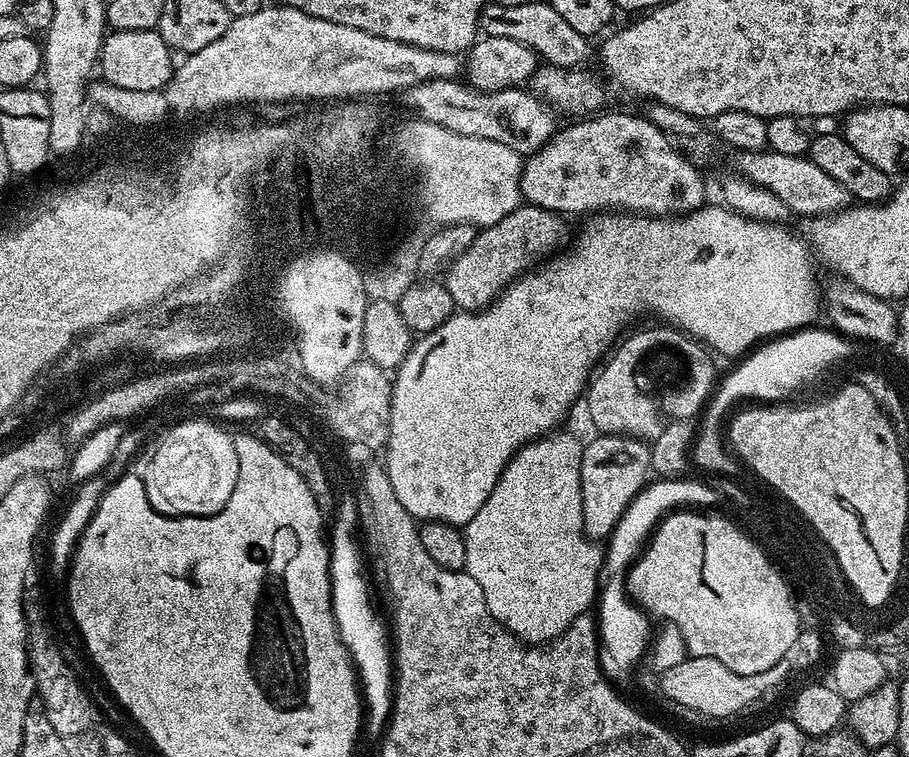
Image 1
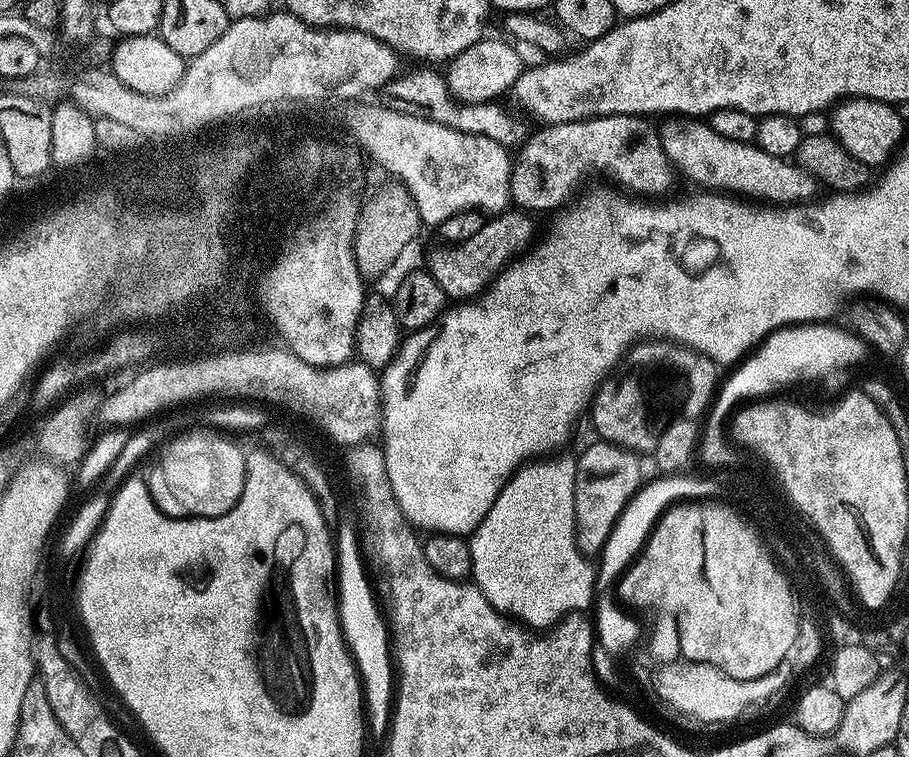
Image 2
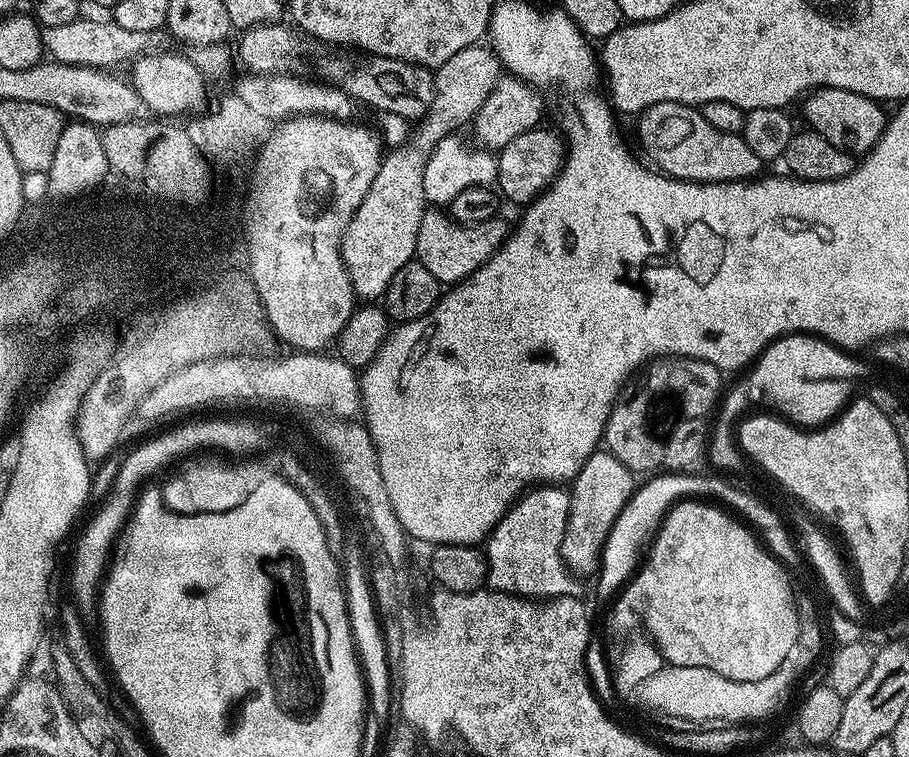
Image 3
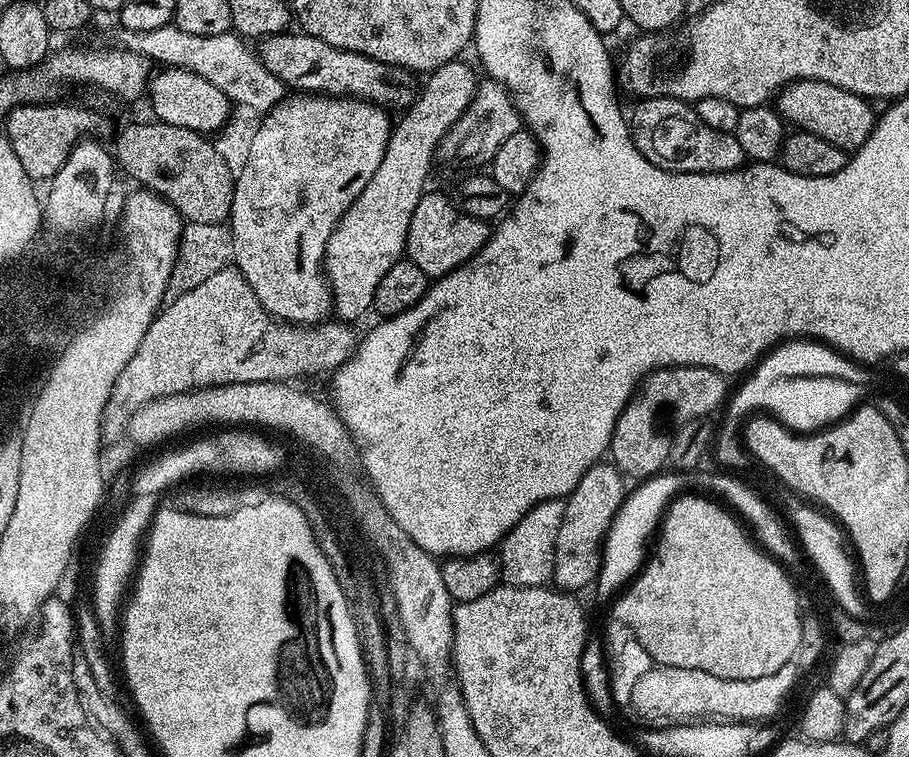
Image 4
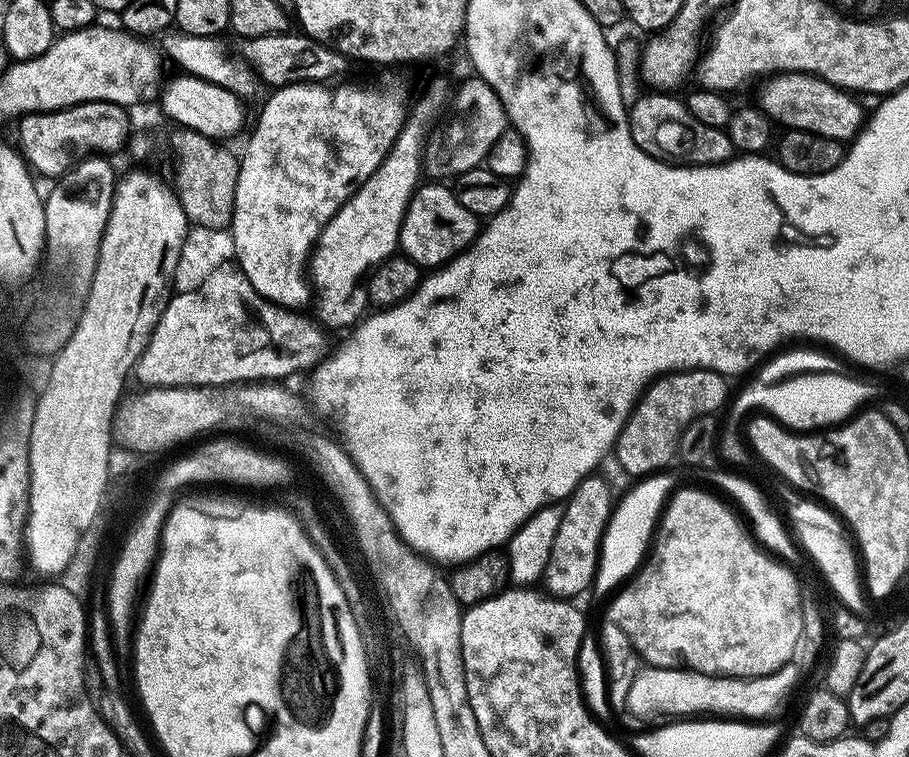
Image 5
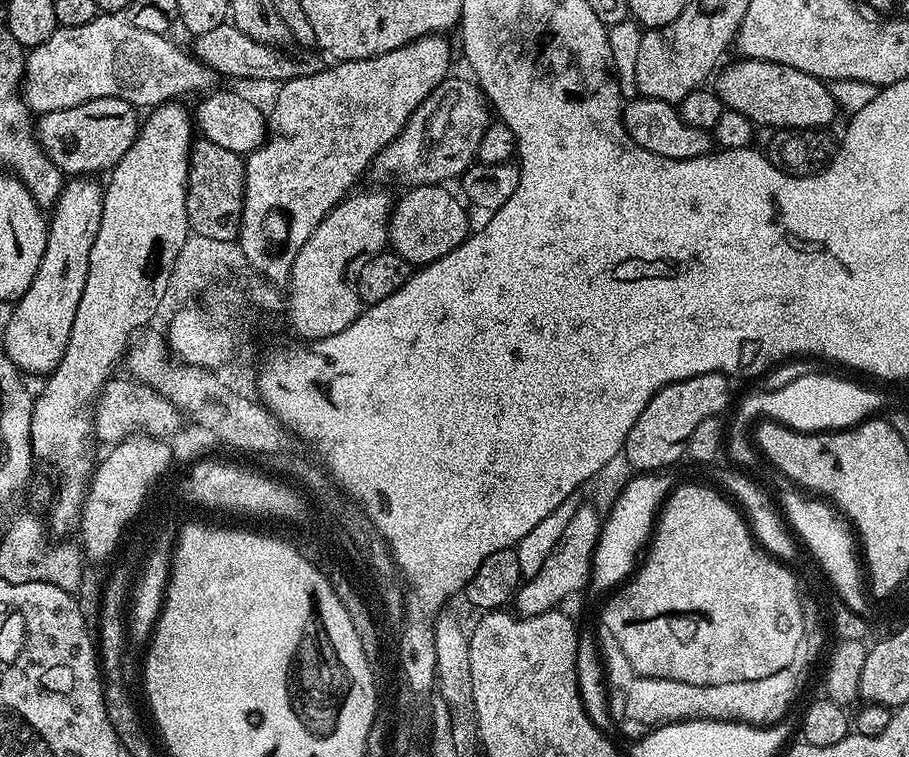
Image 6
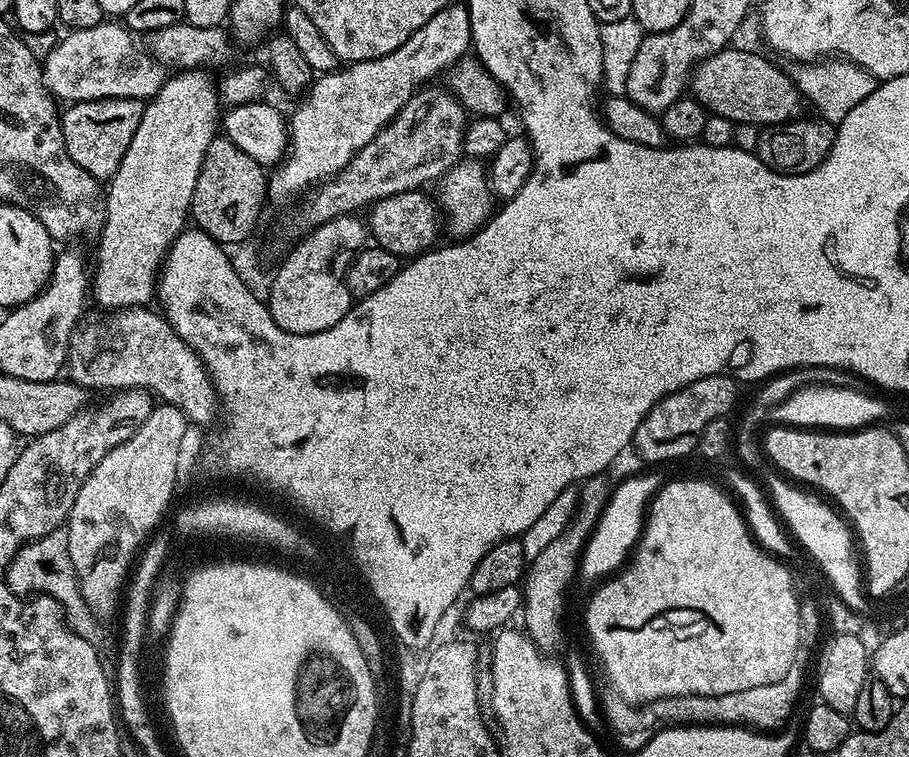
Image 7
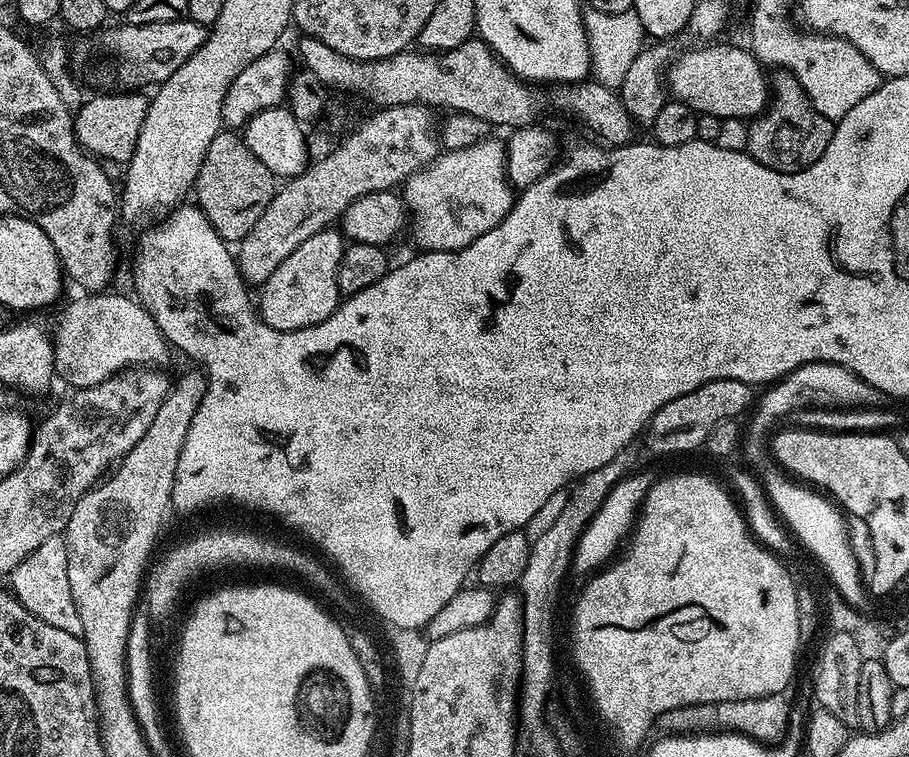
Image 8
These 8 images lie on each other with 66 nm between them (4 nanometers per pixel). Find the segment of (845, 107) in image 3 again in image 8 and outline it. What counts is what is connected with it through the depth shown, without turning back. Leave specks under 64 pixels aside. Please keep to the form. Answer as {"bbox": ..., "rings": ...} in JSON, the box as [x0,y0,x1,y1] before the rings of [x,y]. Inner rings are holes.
{"bbox":[666,42,770,121],"rings":[[[720,42],[705,43],[693,52],[680,52],[672,60],[666,69],[666,88],[671,99],[680,100],[697,114],[717,116],[721,121],[747,121],[759,116],[770,99],[770,82],[766,77],[765,65],[747,47],[716,43]]]}

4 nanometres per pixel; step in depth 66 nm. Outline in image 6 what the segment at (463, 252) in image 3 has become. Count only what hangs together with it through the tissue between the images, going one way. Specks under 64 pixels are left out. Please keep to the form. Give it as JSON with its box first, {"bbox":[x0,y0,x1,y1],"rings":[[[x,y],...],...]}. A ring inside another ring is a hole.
{"bbox":[388,184,470,266],"rings":[[[439,184],[409,187],[405,191],[408,193],[395,201],[392,215],[388,217],[388,244],[391,251],[406,258],[413,266],[423,266],[450,254],[450,250],[454,250],[470,235],[469,209],[459,195],[451,196],[446,189]]]}

